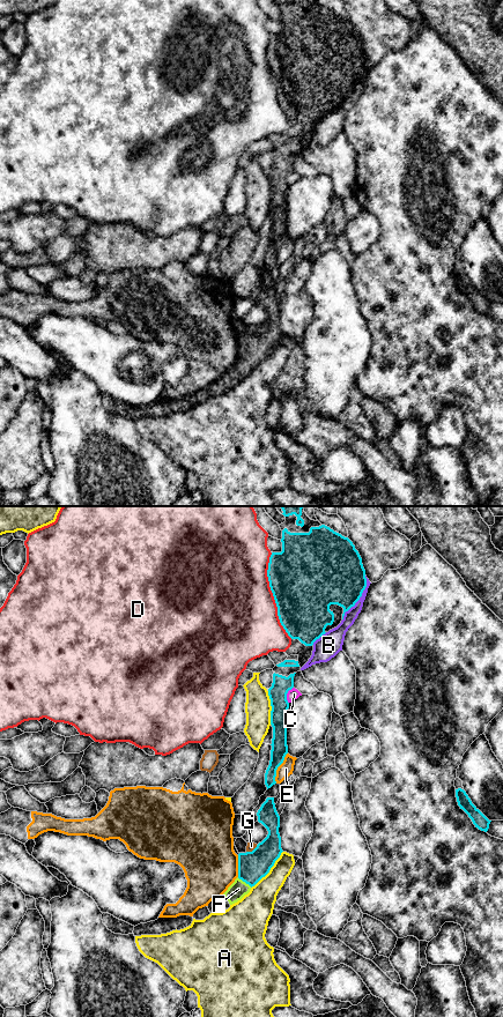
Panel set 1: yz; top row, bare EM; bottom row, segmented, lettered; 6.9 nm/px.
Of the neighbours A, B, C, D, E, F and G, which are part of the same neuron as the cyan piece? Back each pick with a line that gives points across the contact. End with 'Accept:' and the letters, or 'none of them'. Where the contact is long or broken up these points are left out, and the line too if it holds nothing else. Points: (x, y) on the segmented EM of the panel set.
F: runs through yz (252, 866), (249, 876), (244, 881), (238, 889)
Accept: F

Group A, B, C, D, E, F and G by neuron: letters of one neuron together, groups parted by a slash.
A / B / C / D / E / F / G

